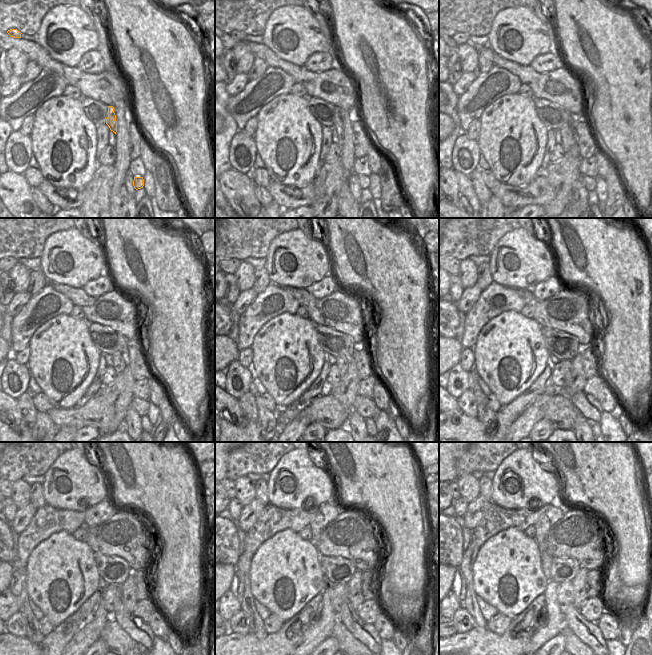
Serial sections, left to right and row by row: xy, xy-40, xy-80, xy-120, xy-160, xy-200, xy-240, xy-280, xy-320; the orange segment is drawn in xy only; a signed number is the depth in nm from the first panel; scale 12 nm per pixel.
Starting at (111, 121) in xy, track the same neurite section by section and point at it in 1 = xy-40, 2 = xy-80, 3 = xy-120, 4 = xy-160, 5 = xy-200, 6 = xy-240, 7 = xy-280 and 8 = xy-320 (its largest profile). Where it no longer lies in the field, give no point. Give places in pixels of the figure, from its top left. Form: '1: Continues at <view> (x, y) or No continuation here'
1: Continues at xy-40 (338, 126)
2: Continues at xy-80 (569, 137)
3: Continues at xy-120 (119, 364)
4: Continues at xy-160 (342, 363)
5: Continues at xy-200 (567, 364)
6: Continues at xy-240 (139, 631)
7: Continues at xy-280 (366, 633)
8: Continues at xy-320 (588, 632)

